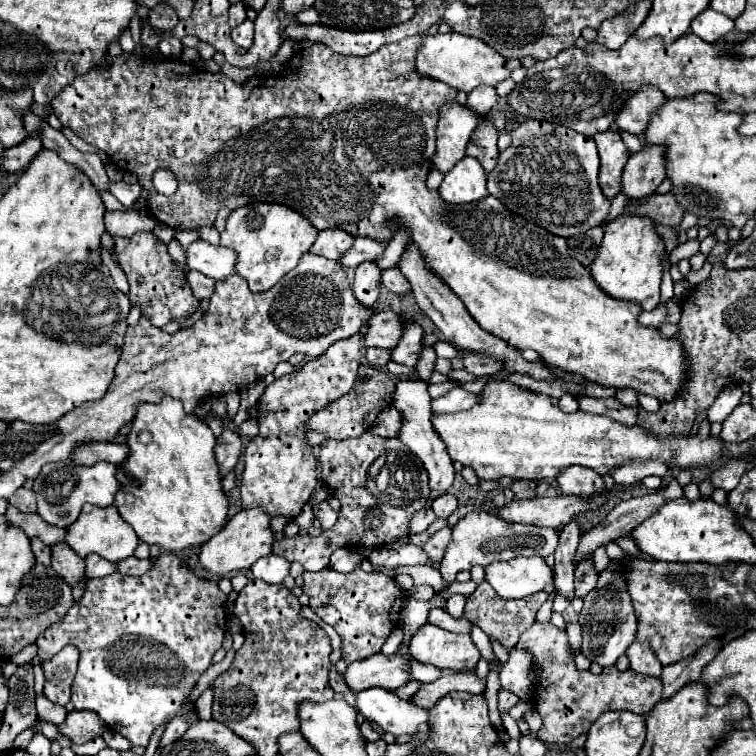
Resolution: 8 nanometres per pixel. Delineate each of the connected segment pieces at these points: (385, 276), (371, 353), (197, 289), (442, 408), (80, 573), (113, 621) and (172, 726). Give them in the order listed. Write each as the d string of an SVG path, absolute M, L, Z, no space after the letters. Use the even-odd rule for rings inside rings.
M398 267L382 271L382 285L388 291L396 293L396 295L404 295L404 293L410 291L410 283L408 283L408 279L402 275L402 271Z
M370 347L370 349L366 349L366 359L368 359L368 363L372 367L386 367L386 363L390 361L390 351Z
M188 271L188 281L192 287L192 293L202 301L202 299L210 299L212 297L212 289L216 285L214 279L210 277L200 277L200 273L196 271Z
M456 387L450 393L446 393L438 399L432 399L432 409L436 413L456 413L456 411L462 411L462 409L470 409L478 401L480 401L478 393L468 393L466 389Z
M64 541L52 545L52 569L60 577L64 577L64 581L70 585L76 585L78 581L86 579L84 577L84 559L72 553L72 549L68 549Z
M160 553L150 571L140 577L116 571L108 577L88 579L86 585L86 593L66 617L36 639L40 659L54 657L64 645L78 647L80 661L72 683L74 707L98 713L112 731L126 737L134 747L146 747L154 729L168 717L186 715L196 721L194 707L184 701L198 677L212 665L212 657L222 647L226 633L226 595L218 589L218 583L198 577L176 553Z
M176 717L176 719L172 719L172 721L168 723L168 727L166 727L164 735L162 735L160 747L166 747L168 743L172 743L172 741L180 739L180 737L188 731L188 727L190 727L190 721L188 721L186 717Z

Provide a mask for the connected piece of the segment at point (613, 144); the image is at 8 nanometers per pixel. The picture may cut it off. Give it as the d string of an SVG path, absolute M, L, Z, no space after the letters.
M616 129L596 133L594 141L600 153L600 189L612 201L620 193L620 175L630 153Z

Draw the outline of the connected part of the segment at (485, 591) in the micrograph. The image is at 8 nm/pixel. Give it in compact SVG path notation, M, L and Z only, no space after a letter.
M486 581L480 583L476 587L476 591L468 597L466 601L466 609L464 609L464 617L468 621L474 621L486 635L496 637L506 649L512 649L518 641L518 637L528 629L528 625L534 623L534 617L540 609L540 605L546 601L548 593L536 593L532 597L520 599L520 601L506 601L502 599Z

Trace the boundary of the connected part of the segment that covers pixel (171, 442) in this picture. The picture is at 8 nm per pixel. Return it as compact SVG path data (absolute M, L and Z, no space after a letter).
M164 395L160 403L138 405L132 419L132 429L126 435L126 445L130 453L126 461L120 463L120 491L114 497L114 505L120 517L136 531L140 541L148 545L158 543L166 551L180 551L192 545L204 545L226 525L228 499L222 491L222 479L214 459L216 437L204 421L192 413L184 413L180 401Z

